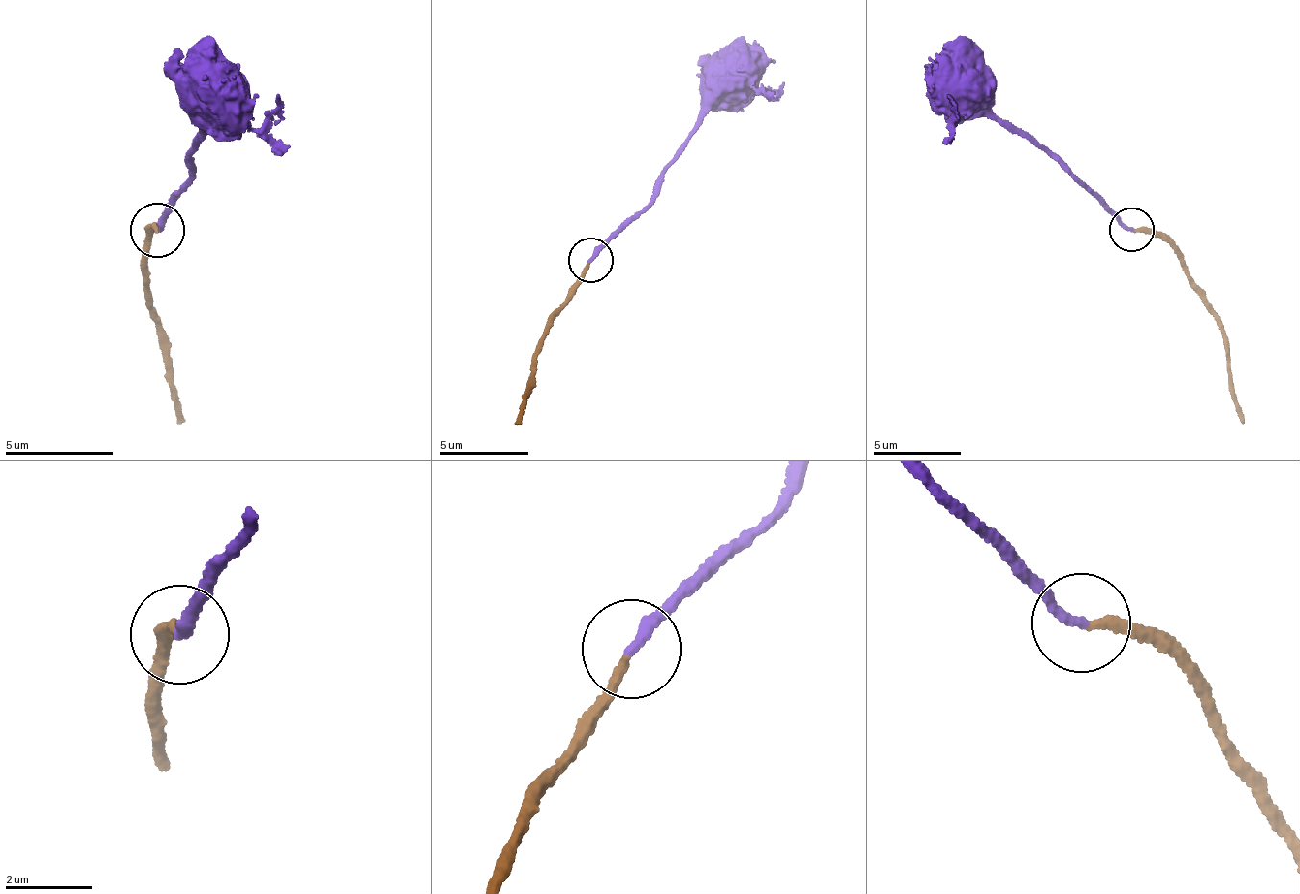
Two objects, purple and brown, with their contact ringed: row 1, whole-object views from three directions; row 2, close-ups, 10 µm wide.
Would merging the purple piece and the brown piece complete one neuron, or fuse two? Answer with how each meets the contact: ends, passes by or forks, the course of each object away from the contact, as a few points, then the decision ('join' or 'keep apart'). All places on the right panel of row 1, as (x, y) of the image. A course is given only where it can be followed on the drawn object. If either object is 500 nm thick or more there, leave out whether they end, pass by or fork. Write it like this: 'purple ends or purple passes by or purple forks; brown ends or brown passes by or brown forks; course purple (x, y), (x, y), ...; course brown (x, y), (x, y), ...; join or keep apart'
purple ends; brown ends; course purple (1130, 231), (1104, 196), (1076, 179), (1050, 153), (1023, 137), (986, 98), (965, 84); course brown (1134, 231), (1154, 235), (1180, 256), (1225, 340), (1228, 388), (1244, 424); join

